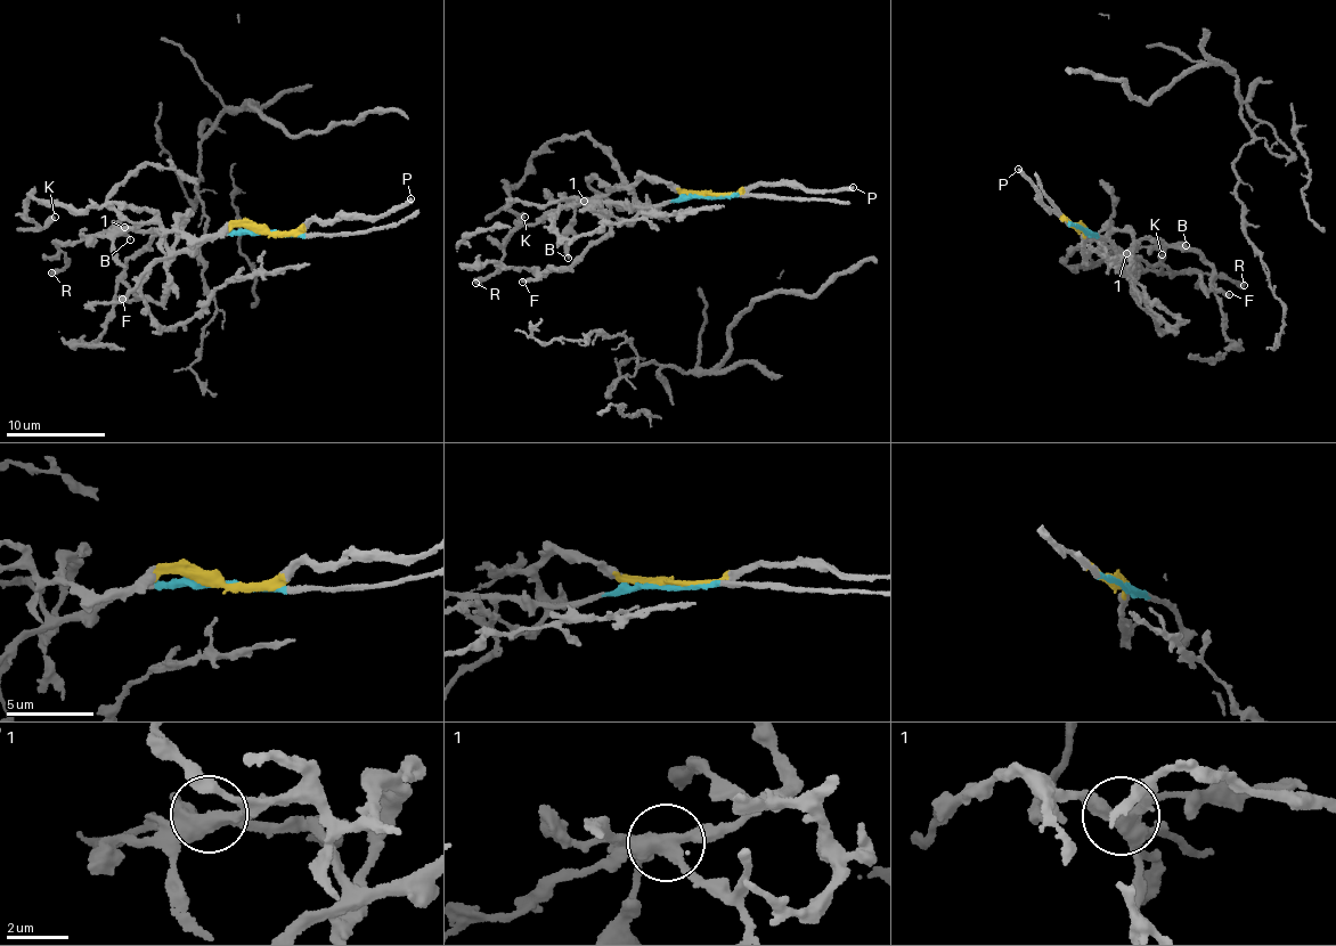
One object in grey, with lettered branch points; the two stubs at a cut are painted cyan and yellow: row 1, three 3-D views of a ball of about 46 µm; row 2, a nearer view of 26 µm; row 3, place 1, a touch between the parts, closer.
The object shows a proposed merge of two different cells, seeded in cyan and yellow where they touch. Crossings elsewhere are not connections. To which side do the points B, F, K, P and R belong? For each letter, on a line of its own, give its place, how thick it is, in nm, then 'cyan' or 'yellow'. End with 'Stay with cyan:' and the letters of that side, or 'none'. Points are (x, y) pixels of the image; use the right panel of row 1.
B: place (1186, 245); calibre 200 nm; yellow
F: place (1229, 294); calibre 200 nm; cyan
K: place (1162, 254); calibre 400 nm; yellow
P: place (1018, 169); calibre 240 nm; yellow
R: place (1244, 285); calibre 440 nm; cyan
Stay with cyan: F, R

